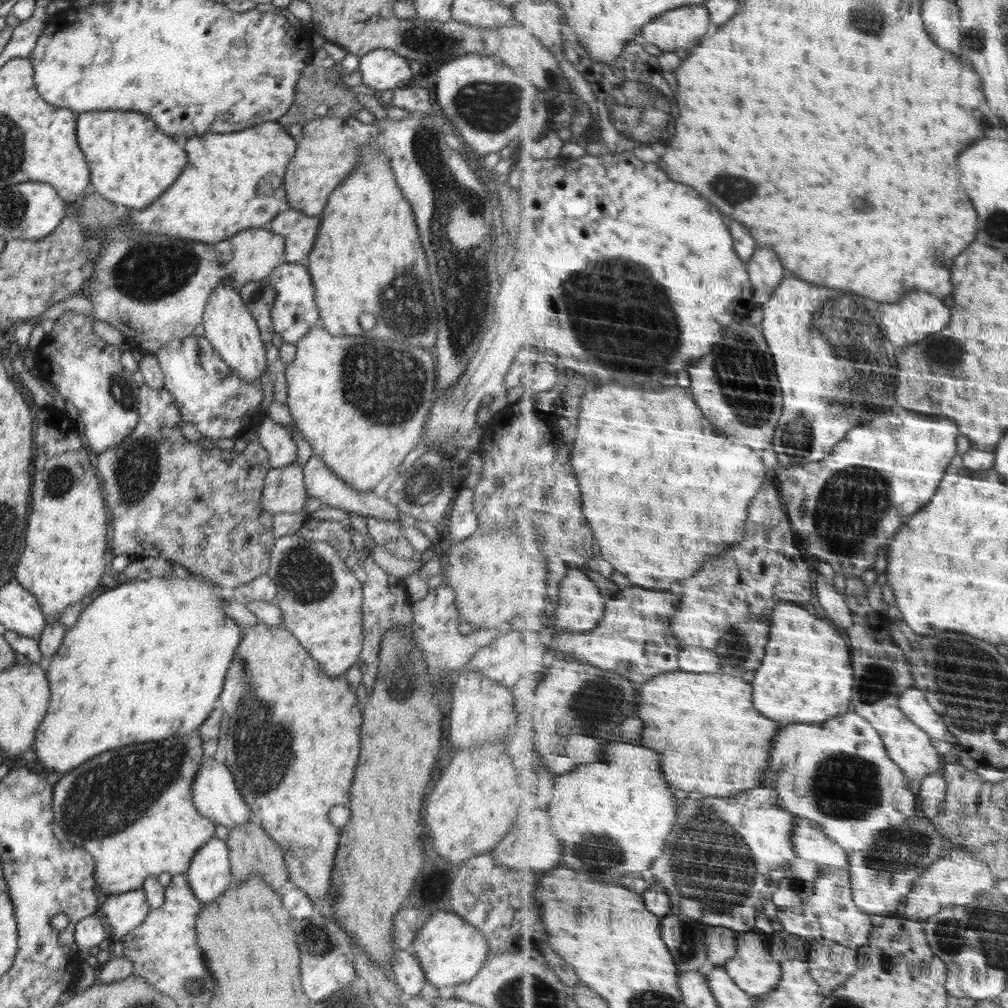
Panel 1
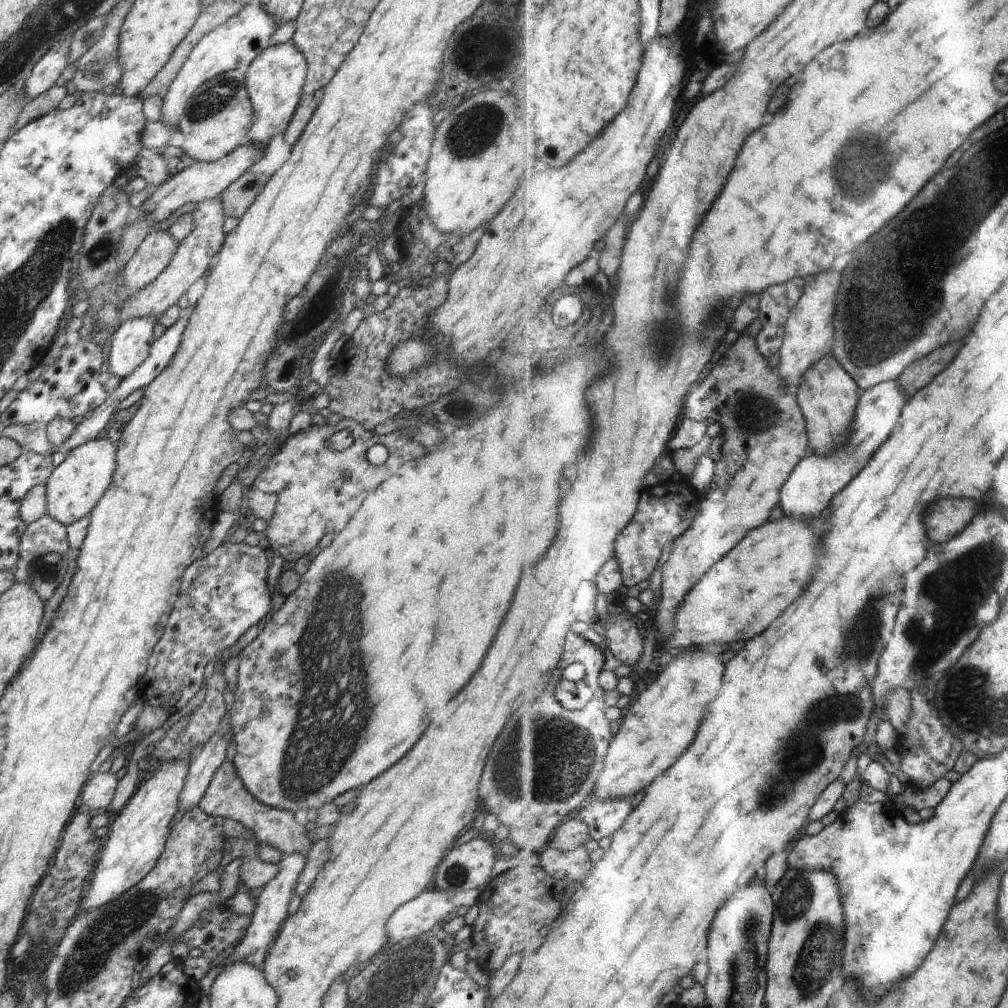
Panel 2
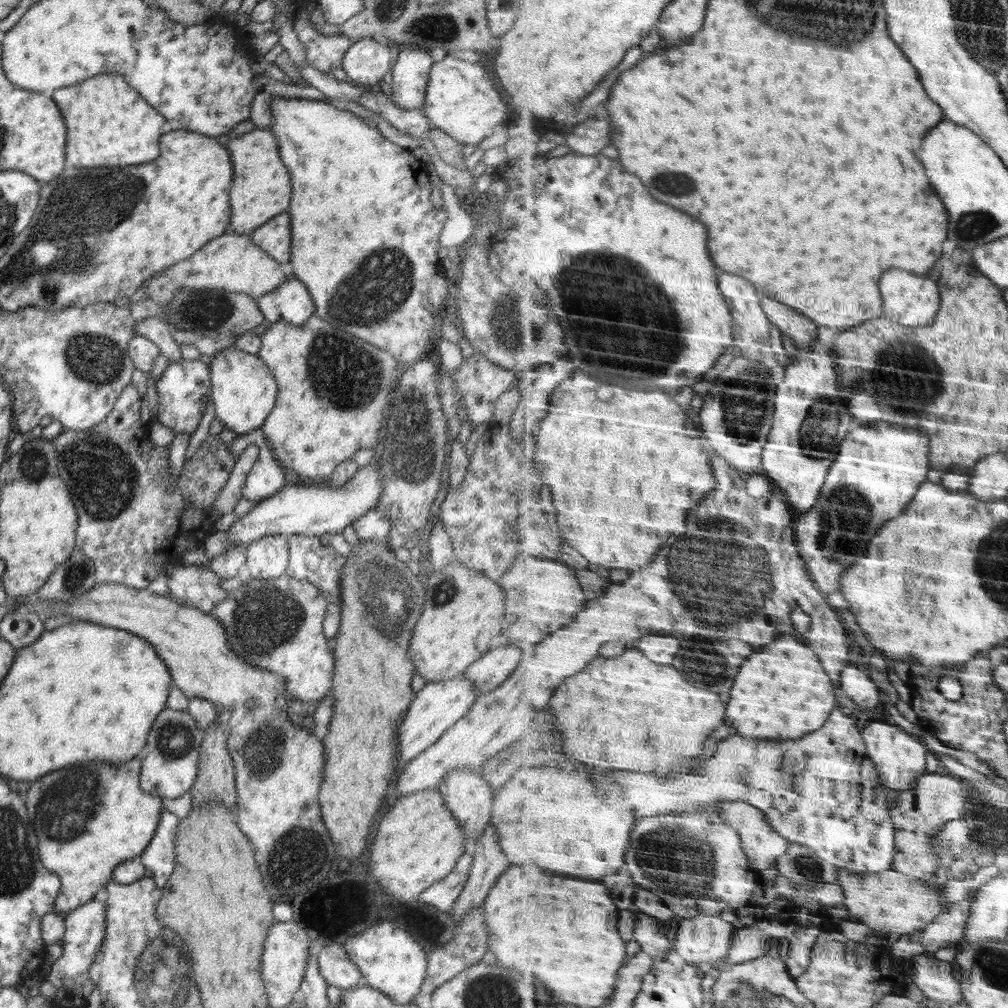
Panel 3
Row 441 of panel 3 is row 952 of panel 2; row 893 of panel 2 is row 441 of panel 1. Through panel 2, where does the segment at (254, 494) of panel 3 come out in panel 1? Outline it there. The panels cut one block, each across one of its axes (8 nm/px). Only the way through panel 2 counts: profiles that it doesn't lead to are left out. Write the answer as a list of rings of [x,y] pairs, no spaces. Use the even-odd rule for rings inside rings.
[[[265,416],[255,430],[256,440],[268,451],[272,468],[282,468],[295,462],[297,446],[288,427]]]

